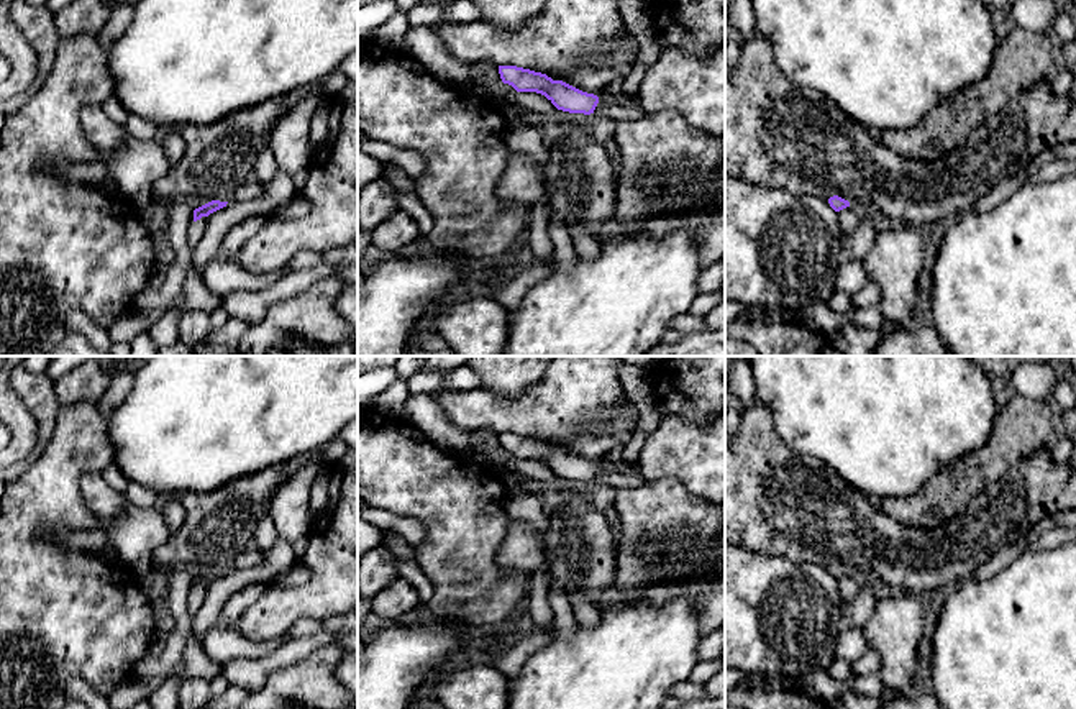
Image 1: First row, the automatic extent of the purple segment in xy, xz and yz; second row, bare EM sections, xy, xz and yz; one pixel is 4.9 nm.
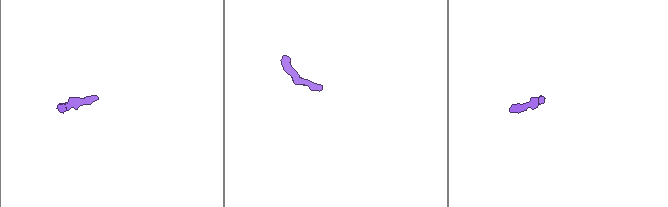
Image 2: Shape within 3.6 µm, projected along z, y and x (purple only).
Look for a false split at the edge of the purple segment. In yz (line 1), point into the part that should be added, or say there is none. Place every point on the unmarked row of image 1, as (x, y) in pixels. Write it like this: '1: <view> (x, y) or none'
1: none

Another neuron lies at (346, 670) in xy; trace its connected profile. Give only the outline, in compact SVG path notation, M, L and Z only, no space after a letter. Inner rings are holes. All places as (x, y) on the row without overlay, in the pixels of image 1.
M346 650L340 663L336 665L338 681L351 694L351 707L358 709L358 652Z

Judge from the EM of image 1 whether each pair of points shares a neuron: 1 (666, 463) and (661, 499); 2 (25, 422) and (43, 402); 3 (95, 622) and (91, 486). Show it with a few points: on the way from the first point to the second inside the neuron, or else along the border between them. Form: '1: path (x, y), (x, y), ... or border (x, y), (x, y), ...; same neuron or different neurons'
1: border (648, 478), (673, 476), (697, 498); different neurons
2: border (17, 394), (35, 419), (36, 443), (31, 452); different neurons
3: border (92, 471), (82, 476), (79, 493), (99, 529); different neurons

